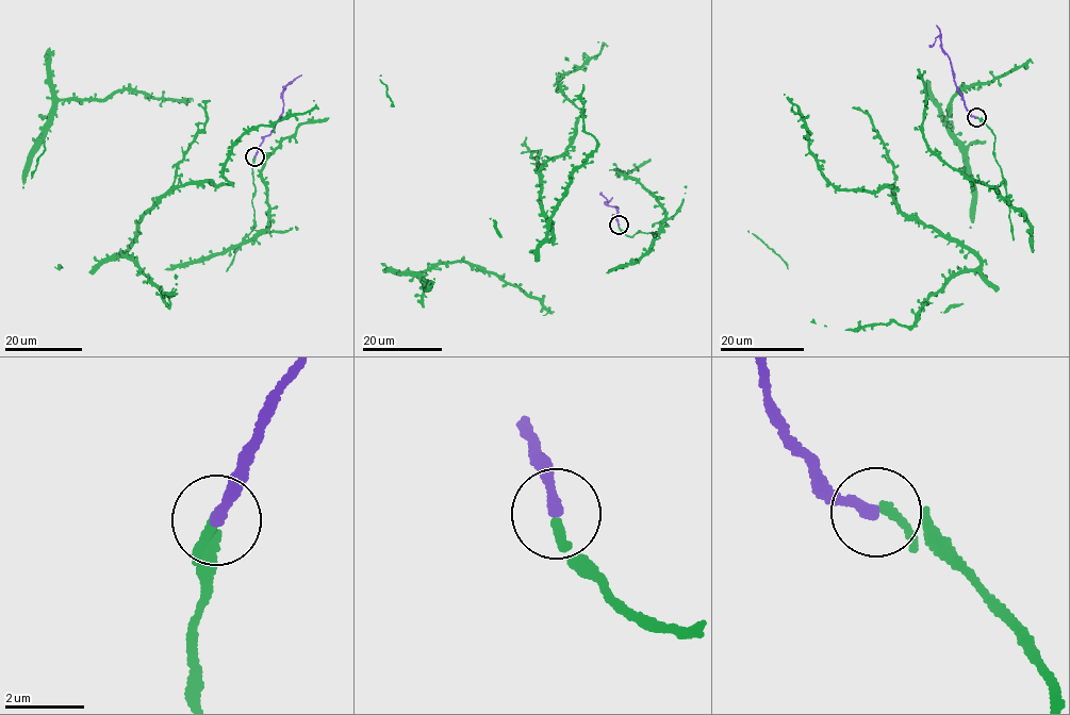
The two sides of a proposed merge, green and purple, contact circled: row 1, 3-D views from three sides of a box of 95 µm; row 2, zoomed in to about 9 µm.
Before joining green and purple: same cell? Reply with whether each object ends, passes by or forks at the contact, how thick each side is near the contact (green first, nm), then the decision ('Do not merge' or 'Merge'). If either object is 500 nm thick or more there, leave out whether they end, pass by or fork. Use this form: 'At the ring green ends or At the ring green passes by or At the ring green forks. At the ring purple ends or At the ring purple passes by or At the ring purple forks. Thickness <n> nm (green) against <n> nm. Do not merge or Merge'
At the ring green ends. At the ring purple ends. Thickness 220 nm (green) against 280 nm. Merge

